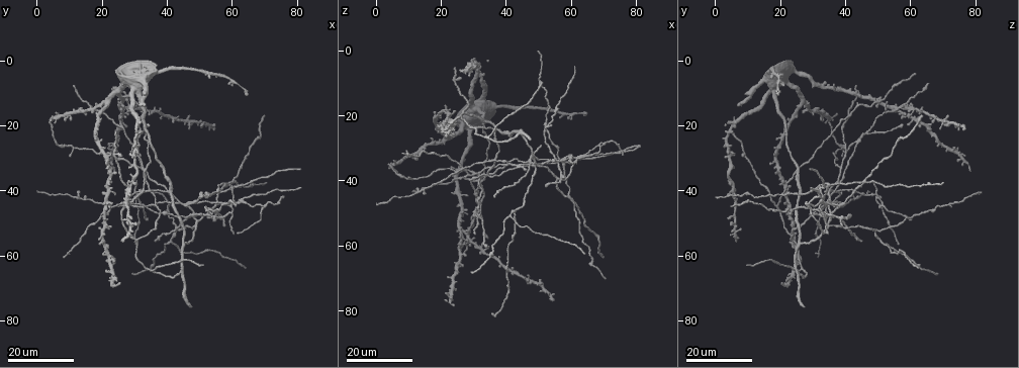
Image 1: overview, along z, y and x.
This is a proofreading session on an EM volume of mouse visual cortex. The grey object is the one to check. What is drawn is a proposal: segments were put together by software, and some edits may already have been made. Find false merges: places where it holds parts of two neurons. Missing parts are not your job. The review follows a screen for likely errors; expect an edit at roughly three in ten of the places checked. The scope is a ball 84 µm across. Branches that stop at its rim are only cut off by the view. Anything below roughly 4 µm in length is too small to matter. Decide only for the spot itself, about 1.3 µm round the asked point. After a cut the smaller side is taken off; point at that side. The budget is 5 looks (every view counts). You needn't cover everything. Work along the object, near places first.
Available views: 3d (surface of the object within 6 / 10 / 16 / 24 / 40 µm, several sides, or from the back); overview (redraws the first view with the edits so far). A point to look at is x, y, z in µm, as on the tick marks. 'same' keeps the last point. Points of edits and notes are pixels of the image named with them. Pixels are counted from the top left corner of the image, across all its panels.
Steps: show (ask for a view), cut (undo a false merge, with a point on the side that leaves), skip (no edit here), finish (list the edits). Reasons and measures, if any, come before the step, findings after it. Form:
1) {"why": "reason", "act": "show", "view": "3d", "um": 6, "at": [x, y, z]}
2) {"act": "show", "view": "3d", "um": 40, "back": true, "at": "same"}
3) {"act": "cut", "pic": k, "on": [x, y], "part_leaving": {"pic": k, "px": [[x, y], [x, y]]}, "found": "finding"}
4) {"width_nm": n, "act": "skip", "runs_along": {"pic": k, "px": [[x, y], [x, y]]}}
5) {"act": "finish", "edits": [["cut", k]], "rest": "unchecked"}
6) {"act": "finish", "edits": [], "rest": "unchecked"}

{"why": "thin arm on a thick one", "act": "show", "view": "3d", "um": 16, "at": [48.5, 50.0, 35.0]}

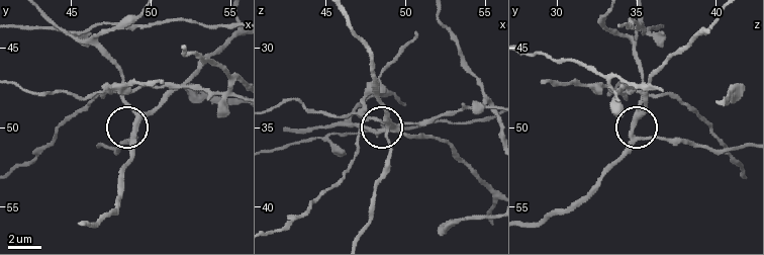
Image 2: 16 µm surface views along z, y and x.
{"act": "show", "view": "3d", "um": 10, "at": [48.9, 50.6, 34.8]}

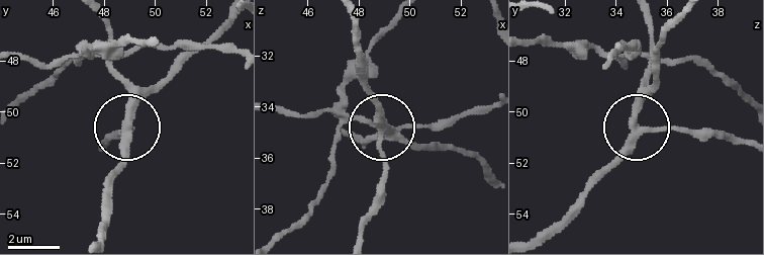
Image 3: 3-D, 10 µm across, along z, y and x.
{"arms": 3, "act": "skip", "runs_along": {"pic": 3, "px": [[546, 237], [637, 129], [712, 133]]}, "found": "all the same neuron"}

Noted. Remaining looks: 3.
{"why": "three-way junction", "act": "show", "view": "3d", "um": 24, "at": [41.5, 56.0, 50.5]}

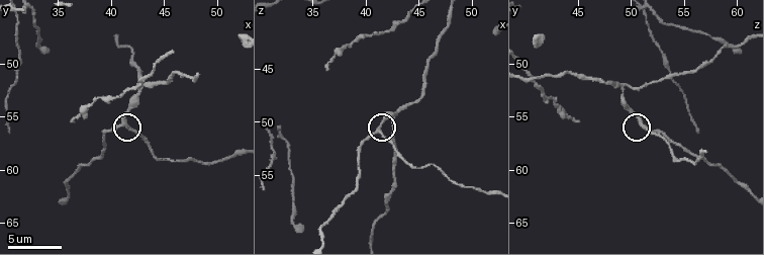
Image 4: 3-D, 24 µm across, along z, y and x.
{"act": "show", "view": "3d", "um": 6, "at": [41.2, 55.6, 51.0]}

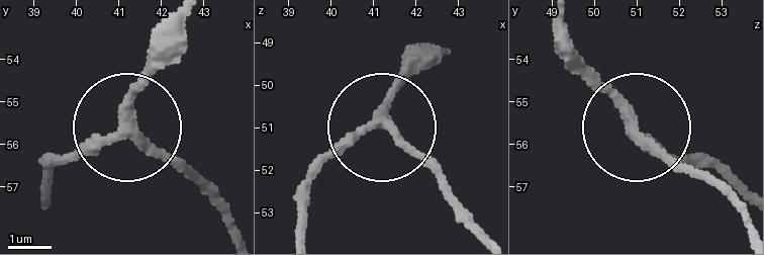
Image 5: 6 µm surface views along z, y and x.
{"side_arm_um": 26, "act": "skip", "runs_along": {"pic": 5, "px": [[446, 49], [304, 186]]}, "found": "continuous, no second neuron"}

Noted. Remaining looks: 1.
{"act": "finish", "edits": [], "rest": "unchecked"}

